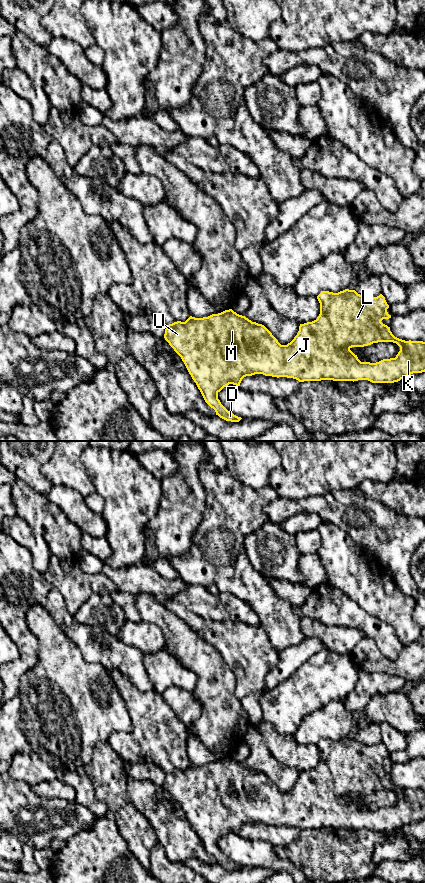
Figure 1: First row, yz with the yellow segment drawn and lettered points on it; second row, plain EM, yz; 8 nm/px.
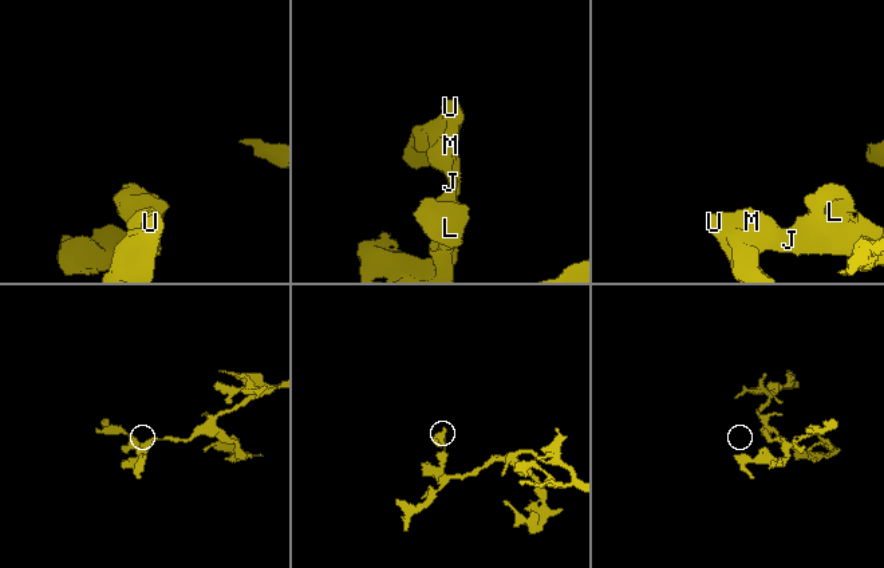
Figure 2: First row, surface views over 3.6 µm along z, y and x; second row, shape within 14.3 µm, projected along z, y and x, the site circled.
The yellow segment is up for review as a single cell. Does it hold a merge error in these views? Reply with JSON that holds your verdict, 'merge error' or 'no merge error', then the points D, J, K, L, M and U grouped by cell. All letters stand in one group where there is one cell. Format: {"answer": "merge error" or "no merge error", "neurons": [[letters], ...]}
{"answer": "no merge error", "neurons": [["D", "J", "K", "L", "M", "U"]]}

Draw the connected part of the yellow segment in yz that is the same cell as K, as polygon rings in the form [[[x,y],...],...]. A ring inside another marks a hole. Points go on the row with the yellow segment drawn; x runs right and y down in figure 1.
[[[345,289],[338,293],[321,291],[317,299],[320,303],[319,316],[312,322],[300,324],[297,335],[287,345],[281,345],[264,325],[252,322],[232,309],[203,318],[190,316],[185,322],[177,321],[169,324],[166,326],[164,338],[181,357],[205,402],[215,410],[216,415],[231,422],[239,422],[242,418],[229,412],[221,404],[218,393],[229,384],[240,386],[246,376],[263,374],[277,378],[293,378],[299,382],[368,380],[372,383],[394,383],[413,373],[425,372],[425,342],[399,339],[392,334],[390,327],[381,322],[383,319],[391,318],[387,312],[389,305],[382,294],[367,298],[355,290]],[[378,342],[396,343],[400,351],[395,358],[370,363],[361,362],[350,350],[352,347],[364,347]]]

